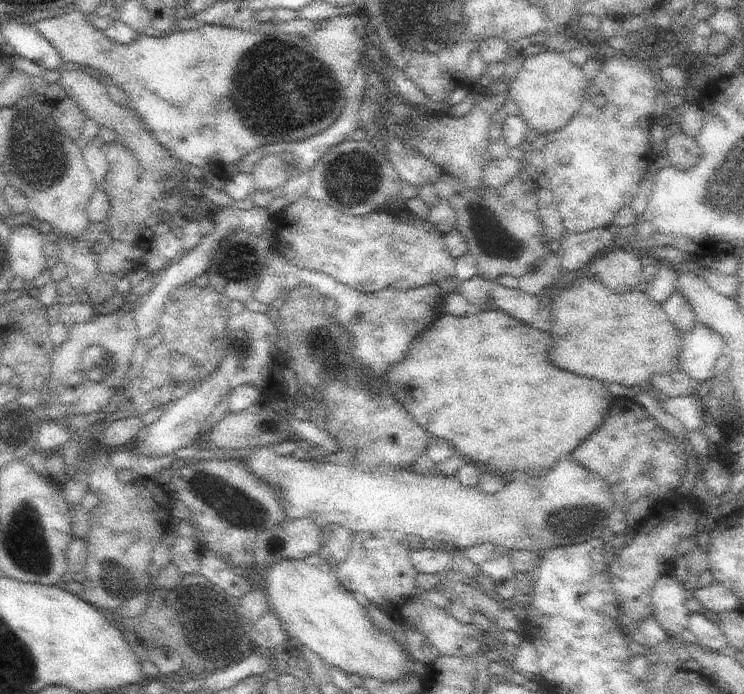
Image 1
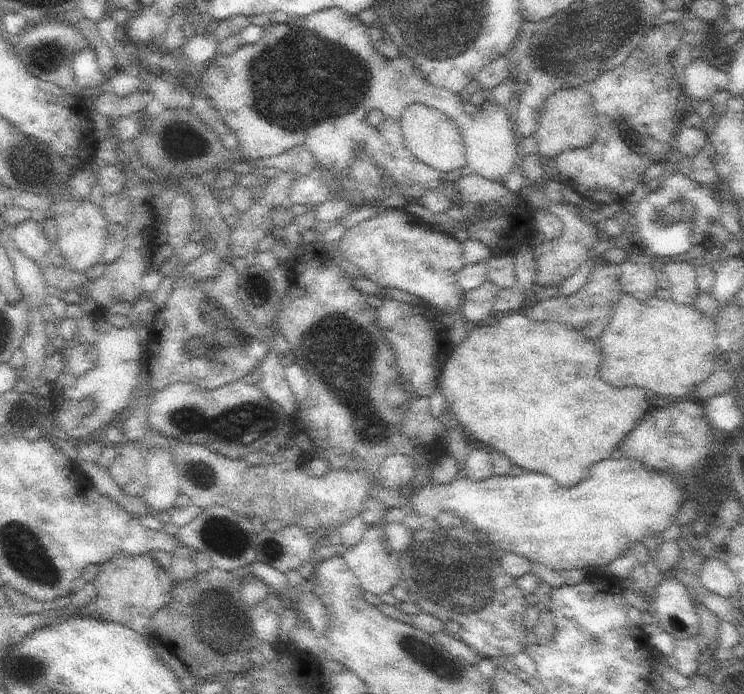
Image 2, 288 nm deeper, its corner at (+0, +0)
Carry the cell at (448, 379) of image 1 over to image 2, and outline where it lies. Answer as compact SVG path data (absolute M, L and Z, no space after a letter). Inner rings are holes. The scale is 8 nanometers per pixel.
M511 312L511 314L501 316L497 320L497 324L493 324L493 326L481 326L481 324L479 326L469 326L469 332L467 332L465 340L459 346L453 346L451 352L447 354L445 362L439 366L439 384L437 384L437 388L441 390L441 396L445 400L445 410L451 416L455 416L459 426L463 426L475 440L479 440L487 448L493 448L493 452L503 452L513 466L519 466L527 472L549 474L561 486L575 486L575 484L579 484L579 480L583 480L583 476L587 476L587 472L593 464L597 464L603 458L609 458L613 454L613 450L619 448L623 436L627 436L627 432L637 428L641 424L643 416L651 408L651 404L649 404L651 398L647 398L645 390L613 388L613 386L605 384L599 378L601 360L603 358L601 358L599 346L595 346L591 340L583 338L583 334L575 332L575 328L567 328L565 324L555 324L555 322L535 322L525 312L519 312L519 314Z

